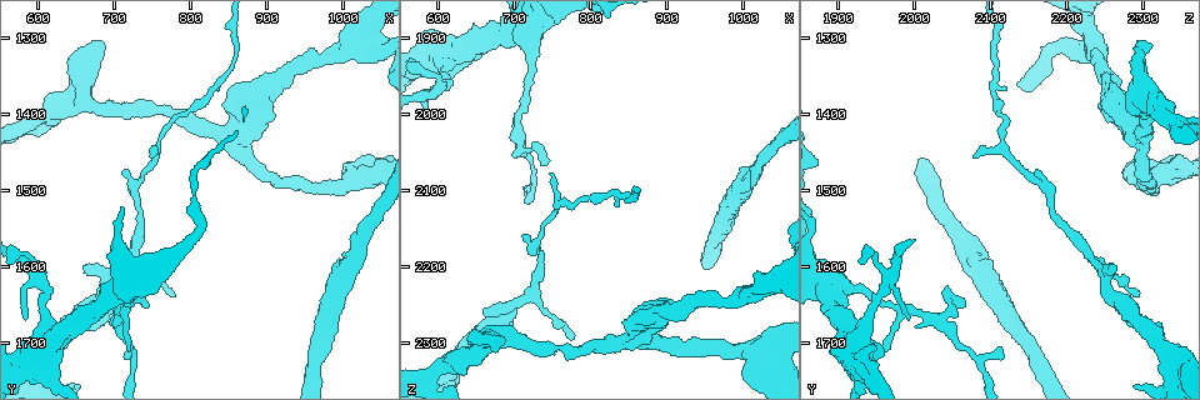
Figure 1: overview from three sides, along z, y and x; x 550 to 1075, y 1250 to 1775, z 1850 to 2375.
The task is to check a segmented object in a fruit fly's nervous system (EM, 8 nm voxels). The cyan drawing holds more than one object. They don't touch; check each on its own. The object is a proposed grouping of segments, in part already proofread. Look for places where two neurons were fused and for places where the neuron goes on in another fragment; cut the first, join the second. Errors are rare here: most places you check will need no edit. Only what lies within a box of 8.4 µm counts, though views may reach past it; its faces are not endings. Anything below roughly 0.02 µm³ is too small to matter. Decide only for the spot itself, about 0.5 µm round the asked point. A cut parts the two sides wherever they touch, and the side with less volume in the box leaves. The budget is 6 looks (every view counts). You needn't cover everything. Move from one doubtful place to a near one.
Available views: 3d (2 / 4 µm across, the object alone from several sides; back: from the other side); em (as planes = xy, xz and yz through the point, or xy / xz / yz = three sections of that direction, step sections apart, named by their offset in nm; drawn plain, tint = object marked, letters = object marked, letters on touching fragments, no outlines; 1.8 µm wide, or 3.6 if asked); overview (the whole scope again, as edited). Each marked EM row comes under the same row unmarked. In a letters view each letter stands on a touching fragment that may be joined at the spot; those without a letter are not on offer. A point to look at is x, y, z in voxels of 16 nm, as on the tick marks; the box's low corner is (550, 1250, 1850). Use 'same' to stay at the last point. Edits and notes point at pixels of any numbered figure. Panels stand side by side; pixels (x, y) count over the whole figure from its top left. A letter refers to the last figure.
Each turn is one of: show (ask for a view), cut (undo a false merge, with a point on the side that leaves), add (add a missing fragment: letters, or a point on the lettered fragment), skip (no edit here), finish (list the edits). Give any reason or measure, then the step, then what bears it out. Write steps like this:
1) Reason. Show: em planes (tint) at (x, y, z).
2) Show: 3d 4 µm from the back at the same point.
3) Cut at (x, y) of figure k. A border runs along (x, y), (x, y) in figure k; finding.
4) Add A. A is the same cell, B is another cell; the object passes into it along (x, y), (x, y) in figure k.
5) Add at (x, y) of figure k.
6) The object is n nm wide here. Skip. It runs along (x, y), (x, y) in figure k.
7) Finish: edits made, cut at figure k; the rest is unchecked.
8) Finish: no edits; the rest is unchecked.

Arms part here. Show: 3d 2 µm at (705, 1670, 2030).

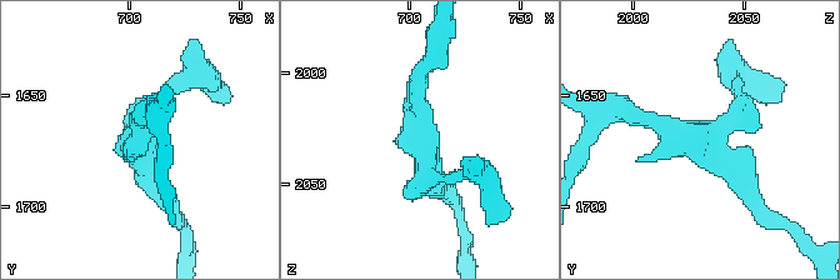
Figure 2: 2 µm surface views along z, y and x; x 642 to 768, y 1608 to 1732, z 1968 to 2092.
Show: em xz step 16 (letters) at (704, 1671, 2032).

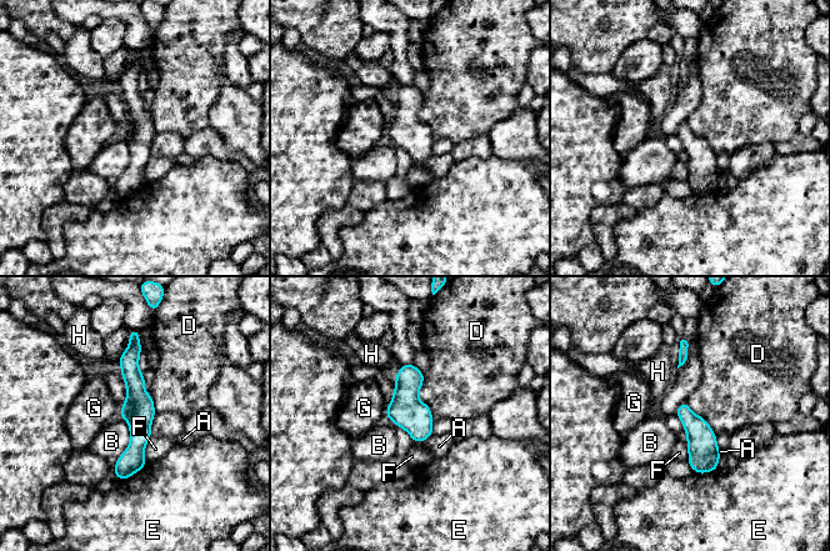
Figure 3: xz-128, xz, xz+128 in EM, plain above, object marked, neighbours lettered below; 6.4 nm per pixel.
Show: em xy step 8 (letters) at the same point.

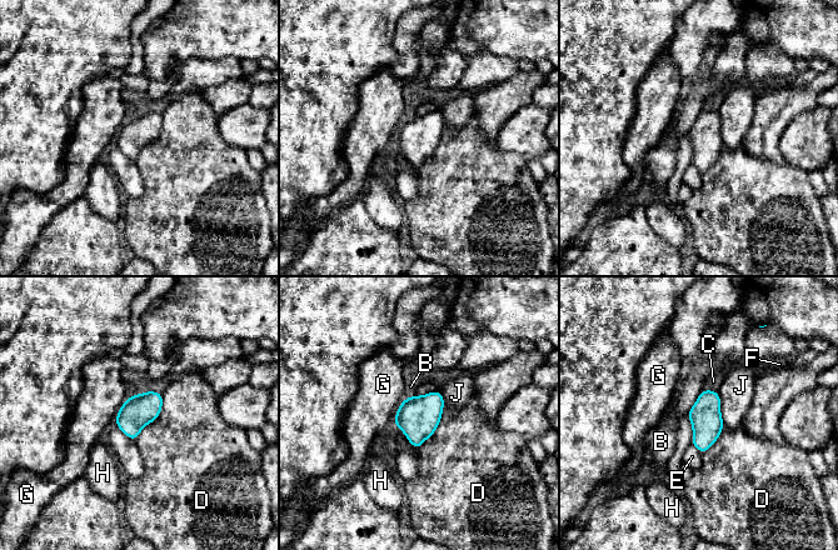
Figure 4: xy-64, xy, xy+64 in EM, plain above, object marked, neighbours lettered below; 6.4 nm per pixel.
The object is 200 nm wide here; the longest contact is with D, 360 nm. Skip. B, C, D, E, F, G, H and J are other cells; all the same neuron.

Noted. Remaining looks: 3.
Looks like a crossing. Show: em 3.6 µm xy step 4 (tint) at (610, 1700, 1920).

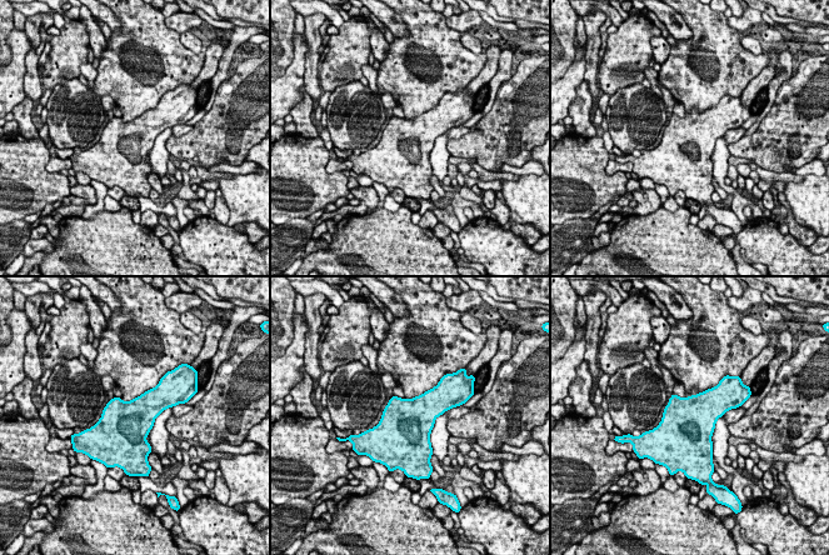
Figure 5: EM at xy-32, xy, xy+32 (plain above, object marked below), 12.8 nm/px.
Cut it another way. Show: em 3.6 µm planes (letters) at the same point.

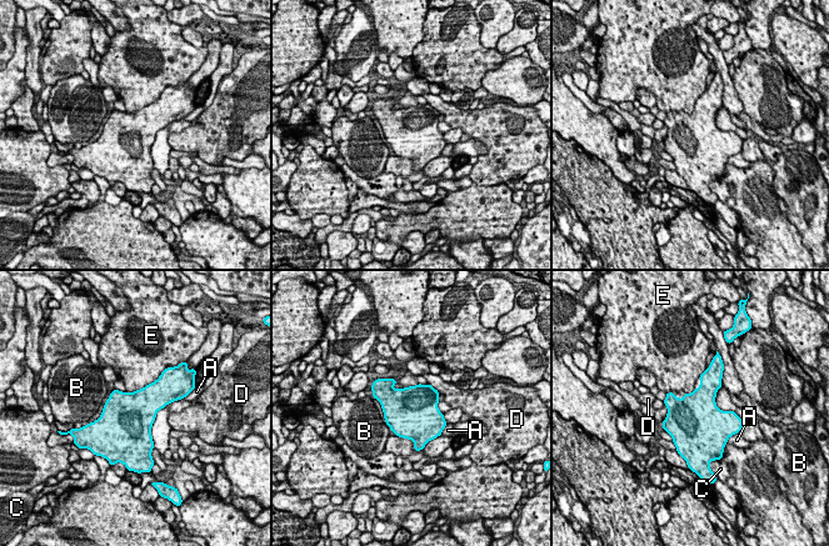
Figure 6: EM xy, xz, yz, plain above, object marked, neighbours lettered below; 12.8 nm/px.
The object is 650 nm wide here. Skip. A, B, C, D and E are other cells; a border runs along (159, 376), (134, 391), (125, 392) in figure 6; one neuron here.

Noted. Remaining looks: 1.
Finish: no edits; the rest is unchecked.

